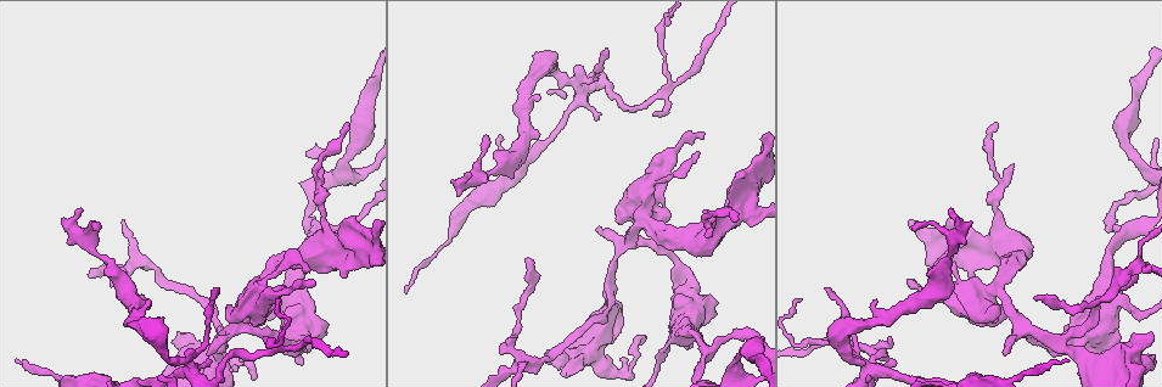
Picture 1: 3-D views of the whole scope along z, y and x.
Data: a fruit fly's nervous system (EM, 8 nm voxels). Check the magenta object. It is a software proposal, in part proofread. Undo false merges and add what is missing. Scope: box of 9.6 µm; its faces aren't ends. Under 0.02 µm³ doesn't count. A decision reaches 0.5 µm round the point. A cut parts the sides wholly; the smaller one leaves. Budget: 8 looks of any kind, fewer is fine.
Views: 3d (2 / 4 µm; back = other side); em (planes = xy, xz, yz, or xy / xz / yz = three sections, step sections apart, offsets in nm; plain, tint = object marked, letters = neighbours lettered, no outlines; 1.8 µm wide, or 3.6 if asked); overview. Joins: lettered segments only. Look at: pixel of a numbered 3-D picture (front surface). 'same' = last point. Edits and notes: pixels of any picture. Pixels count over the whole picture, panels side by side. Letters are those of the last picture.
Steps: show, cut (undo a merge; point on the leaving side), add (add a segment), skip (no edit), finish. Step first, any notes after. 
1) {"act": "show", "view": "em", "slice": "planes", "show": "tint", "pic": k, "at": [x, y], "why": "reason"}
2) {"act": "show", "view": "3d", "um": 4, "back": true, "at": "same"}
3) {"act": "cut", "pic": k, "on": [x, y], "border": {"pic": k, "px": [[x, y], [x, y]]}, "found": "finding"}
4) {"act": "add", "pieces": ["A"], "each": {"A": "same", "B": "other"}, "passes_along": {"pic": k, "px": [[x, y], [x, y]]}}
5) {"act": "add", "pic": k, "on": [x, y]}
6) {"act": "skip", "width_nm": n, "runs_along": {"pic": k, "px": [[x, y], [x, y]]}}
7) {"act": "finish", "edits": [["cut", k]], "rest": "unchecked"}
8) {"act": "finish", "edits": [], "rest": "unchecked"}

{"act": "show", "view": "3d", "um": 4, "pic": 1, "at": [984, 298], "why": "calibre changes"}

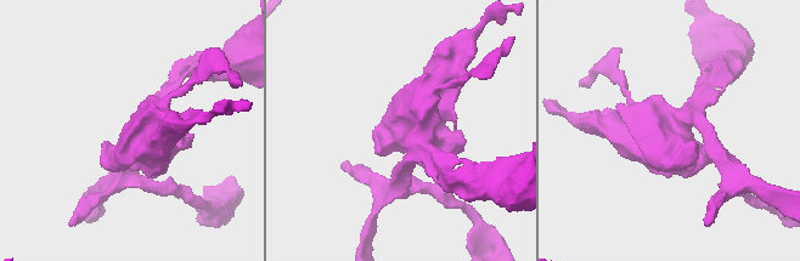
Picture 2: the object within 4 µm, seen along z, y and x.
{"act": "show", "view": "em", "um": 3.6, "slice": "planes", "show": "tint", "pic": 2, "at": [420, 128]}

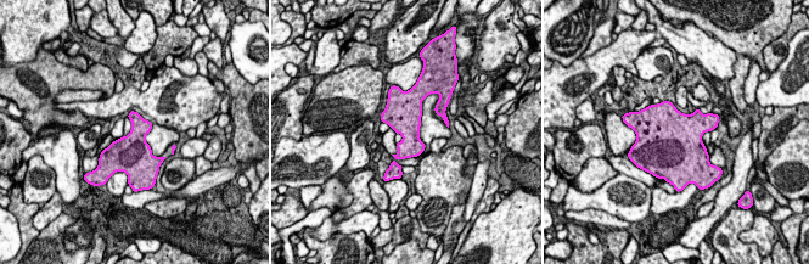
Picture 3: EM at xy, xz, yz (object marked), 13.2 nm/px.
{"act": "show", "view": "em", "um": 3.6, "slice": "planes", "show": "letters", "at": "same", "why": "see the neighbours"}

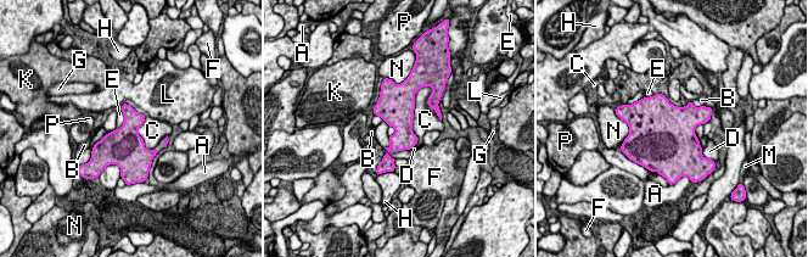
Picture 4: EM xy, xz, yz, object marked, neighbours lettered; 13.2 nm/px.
{"act": "skip", "each": {"A": "other", "B": "other", "C": "other", "D": "other", "E": "other", "F": "other", "G": "other", "H": "other", "K": "other", "L": "other", "M": "other", "N": "other", "P": "other"}, "border": {"pic": 4, "px": [[121, 110], [123, 123], [116, 129]]}, "found": "one cell here"}

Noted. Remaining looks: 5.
{"act": "show", "view": "3d", "um": 2, "pic": 1, "at": [1057, 355], "why": "calibre changes"}

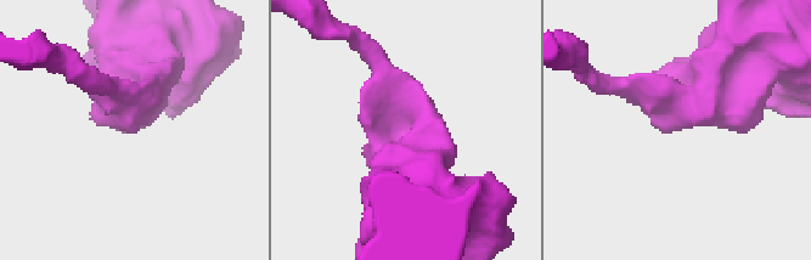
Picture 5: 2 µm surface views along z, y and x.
{"act": "show", "view": "em", "slice": "xy", "step": 16, "show": "tint", "pic": 5, "at": [129, 116]}

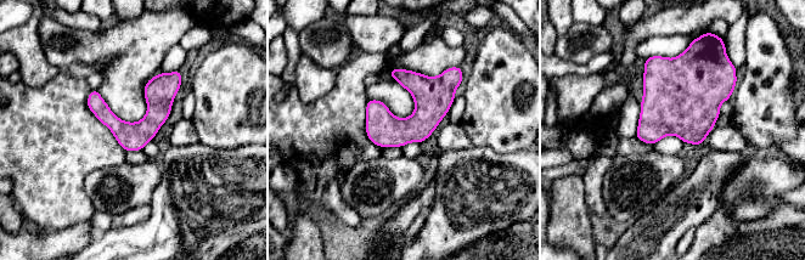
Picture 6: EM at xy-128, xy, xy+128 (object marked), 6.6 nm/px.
{"act": "show", "view": "em", "slice": "planes", "show": "letters", "at": "same"}

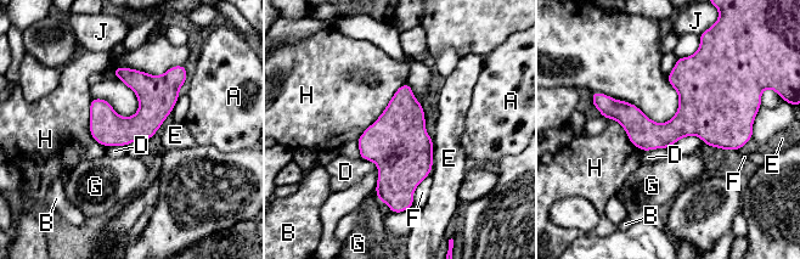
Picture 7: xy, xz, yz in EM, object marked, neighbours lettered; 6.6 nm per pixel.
{"act": "skip", "each": {"A": "other", "B": "other", "D": "other", "E": "other", "F": "other", "G": "other", "H": "other", "J": "other"}, "border": {"pic": 7, "px": [[668, 147], [643, 151]]}, "found": "continuous, no second cell"}

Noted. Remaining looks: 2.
{"act": "show", "view": "em", "slice": "planes", "show": "tint", "pic": 1, "at": [612, 289], "why": "a fork"}

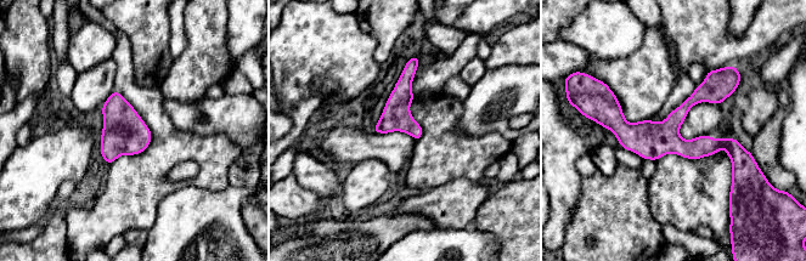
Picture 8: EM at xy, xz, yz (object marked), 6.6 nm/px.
{"act": "show", "view": "em", "slice": "planes", "show": "letters", "at": "same"}

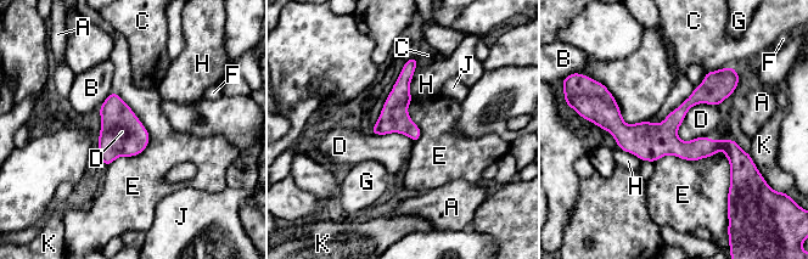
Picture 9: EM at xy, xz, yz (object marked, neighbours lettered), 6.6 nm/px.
{"act": "skip", "longest_contact_nm": ["E", 550], "each": {"A": "other", "B": "other", "C": "other", "D": "other", "E": "other", "F": "other", "G": "other", "H": "other", "J": "other", "K": "other"}, "runs_along": {"pic": 9, "px": [[604, 119], [629, 138], [745, 155]]}, "found": "continuous, no second cell"}

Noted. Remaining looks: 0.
{"act": "finish", "edits": [], "rest": "unchecked"}

